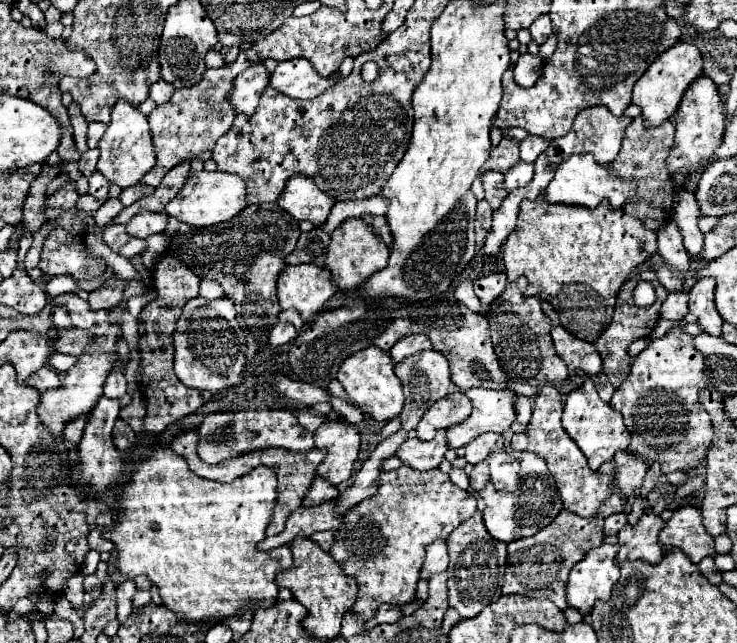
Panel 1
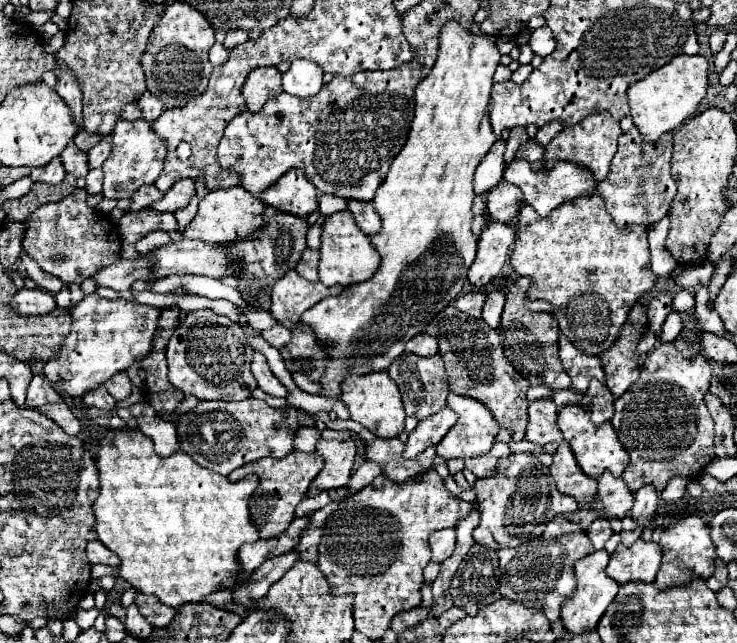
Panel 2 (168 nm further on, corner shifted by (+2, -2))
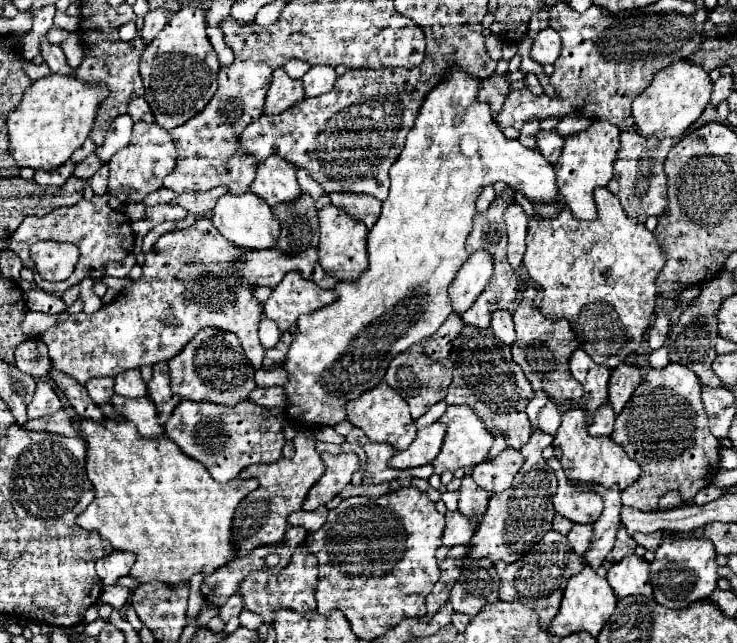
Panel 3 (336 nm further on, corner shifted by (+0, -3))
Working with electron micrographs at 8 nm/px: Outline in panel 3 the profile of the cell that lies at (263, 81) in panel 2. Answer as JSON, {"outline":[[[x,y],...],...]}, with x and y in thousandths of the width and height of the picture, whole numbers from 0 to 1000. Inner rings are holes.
{"outline":[[[377,106],[369,118],[366,140],[361,146],[358,177],[383,177],[385,171],[404,162],[410,152],[412,152],[410,124],[399,124],[385,112],[385,106]]]}

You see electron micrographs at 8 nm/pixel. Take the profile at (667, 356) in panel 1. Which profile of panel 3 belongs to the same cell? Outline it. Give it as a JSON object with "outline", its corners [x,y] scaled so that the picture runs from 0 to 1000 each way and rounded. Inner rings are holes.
{"outline":[[[909,563],[898,575],[879,575],[855,628],[836,650],[830,684],[871,728],[863,753],[844,765],[844,784],[871,796],[890,793],[893,778],[909,762],[917,762],[925,781],[936,784],[944,765],[963,756],[977,731],[977,691],[961,666],[950,622],[950,591],[925,566]]]}

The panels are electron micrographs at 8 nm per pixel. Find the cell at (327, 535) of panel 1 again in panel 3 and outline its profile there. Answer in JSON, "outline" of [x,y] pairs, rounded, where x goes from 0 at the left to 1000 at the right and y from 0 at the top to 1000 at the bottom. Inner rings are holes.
{"outline":[[[318,924],[318,927],[312,927],[312,930],[309,930],[309,936],[299,946],[296,958],[299,958],[299,961],[301,961],[301,967],[307,970],[307,967],[309,967],[309,961],[323,958],[326,952],[328,952],[328,933],[326,933],[326,927],[323,927],[323,924]]]}

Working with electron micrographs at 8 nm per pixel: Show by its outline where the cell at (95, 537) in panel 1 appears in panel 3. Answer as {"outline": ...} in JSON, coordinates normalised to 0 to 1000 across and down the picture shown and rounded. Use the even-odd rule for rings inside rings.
{"outline":[[[152,858],[149,865],[141,865],[138,871],[133,871],[130,886],[133,896],[141,908],[157,908],[166,896],[176,893],[176,883],[182,877],[185,865],[179,858]]]}

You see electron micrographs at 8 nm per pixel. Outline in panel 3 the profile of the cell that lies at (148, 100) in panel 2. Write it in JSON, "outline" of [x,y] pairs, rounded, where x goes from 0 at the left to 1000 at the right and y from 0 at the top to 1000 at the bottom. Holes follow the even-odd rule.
{"outline":[[[182,152],[176,162],[174,162],[174,177],[179,180],[182,190],[209,190],[209,180],[204,174],[204,165],[198,162],[195,152]]]}

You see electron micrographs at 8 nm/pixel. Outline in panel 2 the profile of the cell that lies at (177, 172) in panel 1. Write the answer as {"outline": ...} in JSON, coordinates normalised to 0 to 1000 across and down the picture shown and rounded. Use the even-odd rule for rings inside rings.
{"outline":[[[242,278],[228,297],[225,303],[212,313],[206,322],[212,328],[242,328],[242,325],[250,325],[255,316],[258,316],[258,306],[263,303],[263,281],[261,278]]]}

